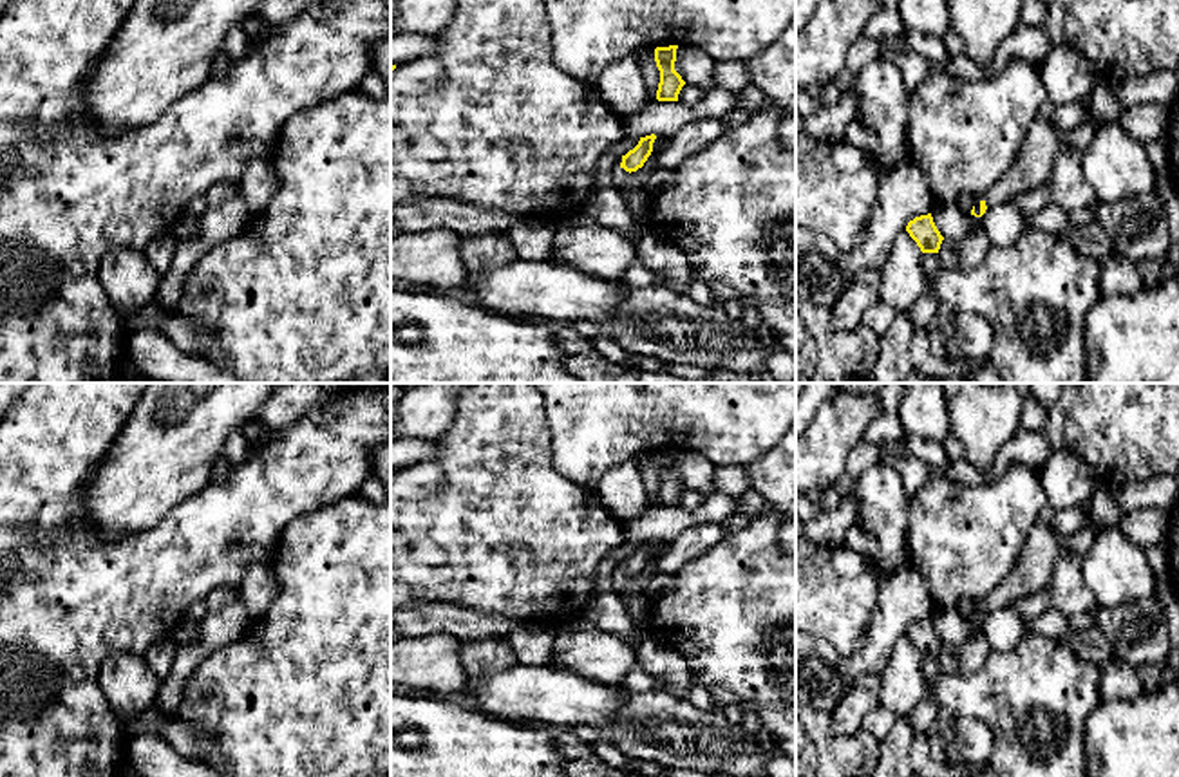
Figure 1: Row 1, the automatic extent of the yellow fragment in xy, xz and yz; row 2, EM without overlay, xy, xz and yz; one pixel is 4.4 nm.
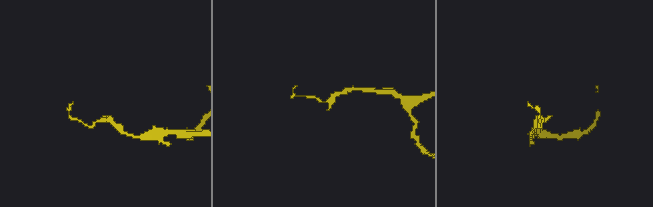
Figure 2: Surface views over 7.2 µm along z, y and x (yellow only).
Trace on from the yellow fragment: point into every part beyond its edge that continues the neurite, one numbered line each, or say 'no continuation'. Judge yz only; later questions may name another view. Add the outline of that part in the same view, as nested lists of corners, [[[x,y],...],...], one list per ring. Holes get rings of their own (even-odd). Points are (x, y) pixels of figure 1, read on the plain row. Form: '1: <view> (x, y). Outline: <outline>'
1: yz (1031, 573). Outline: [[[1049,513],[1042,515],[1034,522],[1022,555],[1009,576],[987,596],[975,602],[975,618],[980,620],[982,605],[987,613],[993,613],[1002,607],[1011,607],[1013,604],[1047,589],[1051,573],[1060,558],[1063,544],[1065,540],[1052,528]]]

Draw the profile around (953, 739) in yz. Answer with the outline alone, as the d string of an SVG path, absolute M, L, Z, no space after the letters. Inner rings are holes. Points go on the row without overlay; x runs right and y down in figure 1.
M940 708L926 735L931 759L944 770L957 764L980 770L989 764L995 739L989 726L980 719Z

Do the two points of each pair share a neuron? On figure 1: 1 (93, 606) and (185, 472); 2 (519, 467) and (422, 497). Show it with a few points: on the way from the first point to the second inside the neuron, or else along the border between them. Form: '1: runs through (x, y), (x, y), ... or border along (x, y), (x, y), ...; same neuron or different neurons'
1: border along (179, 501), (149, 528), (105, 535); different neurons
2: runs through (496, 485), (483, 497), (445, 497); same neuron

